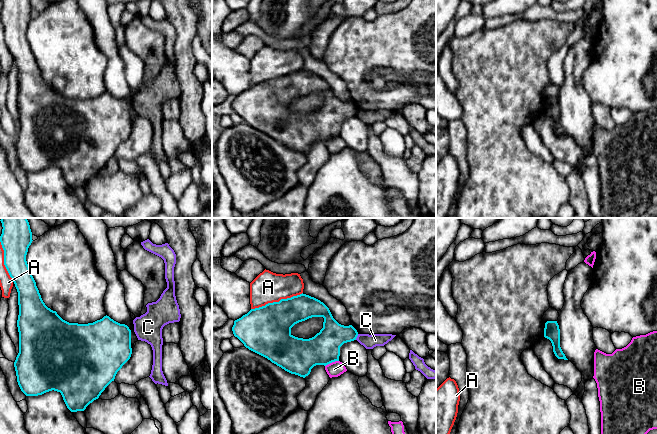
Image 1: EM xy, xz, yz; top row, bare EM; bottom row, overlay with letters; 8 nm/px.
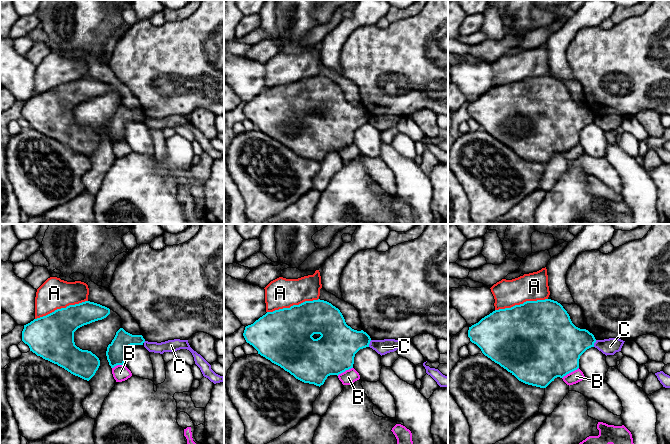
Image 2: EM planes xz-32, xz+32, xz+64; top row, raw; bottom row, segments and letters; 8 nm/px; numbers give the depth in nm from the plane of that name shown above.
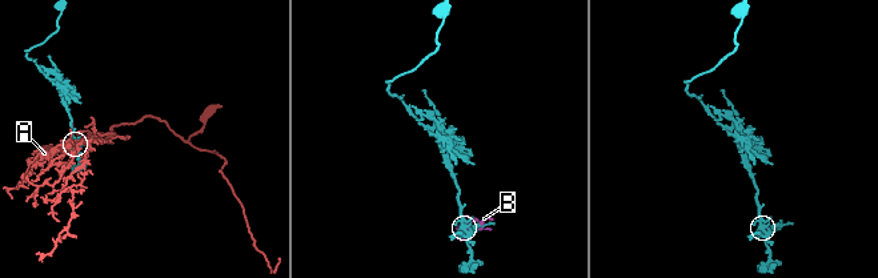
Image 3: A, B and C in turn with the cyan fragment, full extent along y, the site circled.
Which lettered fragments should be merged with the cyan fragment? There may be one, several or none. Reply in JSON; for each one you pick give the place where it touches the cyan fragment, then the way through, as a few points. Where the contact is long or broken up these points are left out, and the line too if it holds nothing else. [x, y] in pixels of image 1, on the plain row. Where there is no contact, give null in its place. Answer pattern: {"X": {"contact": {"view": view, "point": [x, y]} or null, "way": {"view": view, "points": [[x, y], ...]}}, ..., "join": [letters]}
{"join": []}

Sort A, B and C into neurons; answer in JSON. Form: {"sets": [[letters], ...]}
{"sets": [["A"], ["B"], ["C"]]}

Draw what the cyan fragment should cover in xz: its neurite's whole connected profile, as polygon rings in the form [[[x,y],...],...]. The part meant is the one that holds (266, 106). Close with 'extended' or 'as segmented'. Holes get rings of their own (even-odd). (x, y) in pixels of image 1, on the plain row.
[[[303,69],[251,85],[234,97],[232,107],[249,126],[303,154],[316,141],[339,137],[340,123],[358,112],[352,101],[339,100],[323,78]],[[312,93],[324,94],[319,109],[309,115],[291,110],[295,100]]] | as segmented

